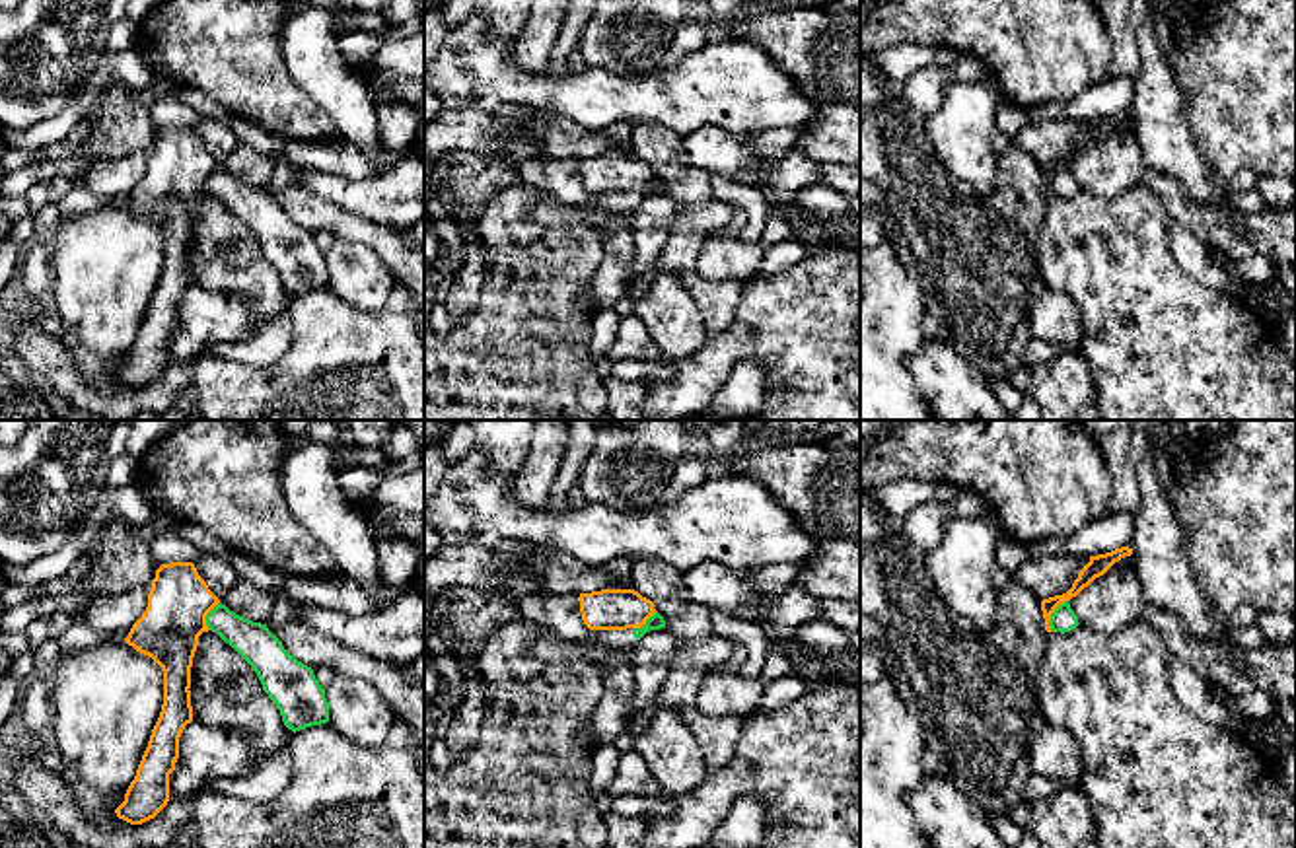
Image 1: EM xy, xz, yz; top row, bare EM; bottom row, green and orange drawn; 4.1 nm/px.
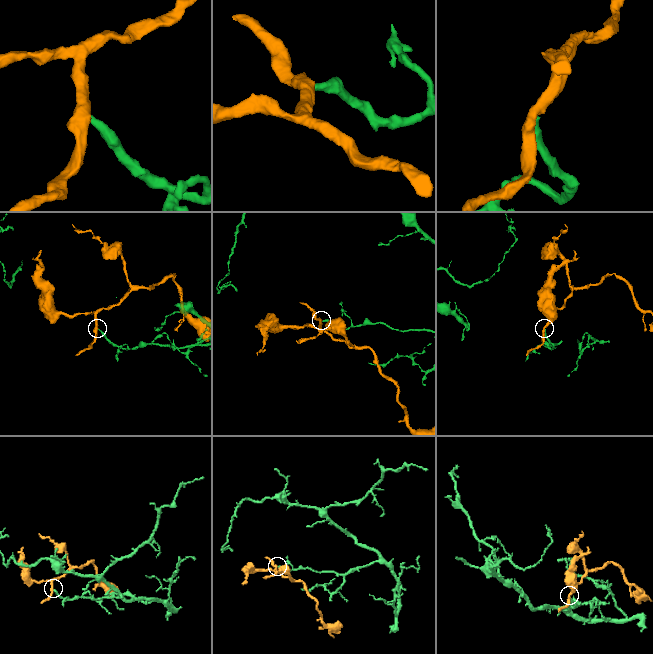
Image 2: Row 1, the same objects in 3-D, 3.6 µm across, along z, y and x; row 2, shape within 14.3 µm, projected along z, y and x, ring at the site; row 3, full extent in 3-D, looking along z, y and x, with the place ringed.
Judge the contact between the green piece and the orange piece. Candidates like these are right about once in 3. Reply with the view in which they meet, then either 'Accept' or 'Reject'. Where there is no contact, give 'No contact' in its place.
Touches green in yz. Reject

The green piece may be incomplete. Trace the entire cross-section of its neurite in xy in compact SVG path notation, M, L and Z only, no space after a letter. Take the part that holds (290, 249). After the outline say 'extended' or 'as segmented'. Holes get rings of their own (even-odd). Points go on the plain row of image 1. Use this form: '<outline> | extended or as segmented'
M218 167L206 179L206 191L253 231L288 294L296 298L329 286L325 253L313 233L290 220L267 189L239 181Z | as segmented

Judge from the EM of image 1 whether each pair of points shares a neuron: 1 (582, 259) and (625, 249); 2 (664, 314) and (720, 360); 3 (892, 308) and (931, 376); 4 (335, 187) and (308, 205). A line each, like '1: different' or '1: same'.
1: different
2: different
3: different
4: different

